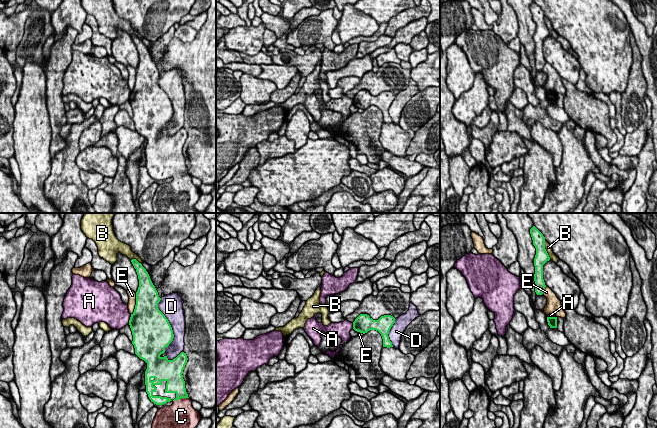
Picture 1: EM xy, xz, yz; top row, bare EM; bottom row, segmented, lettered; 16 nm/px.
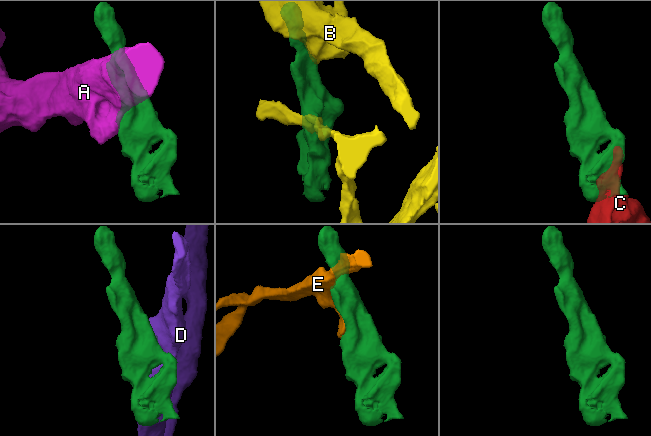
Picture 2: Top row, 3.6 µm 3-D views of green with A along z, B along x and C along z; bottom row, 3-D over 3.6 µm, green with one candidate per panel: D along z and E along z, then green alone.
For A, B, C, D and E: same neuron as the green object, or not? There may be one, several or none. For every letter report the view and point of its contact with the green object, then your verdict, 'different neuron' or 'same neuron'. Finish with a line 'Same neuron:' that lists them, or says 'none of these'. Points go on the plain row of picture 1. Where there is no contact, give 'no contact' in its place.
A: contact xy (130, 95); different neuron
B: contact yz (545, 25); different neuron
C: contact xy (180, 174); same neuron
D: contact xy (170, 101); different neuron
E: contact xy (136, 80); different neuron
Same neuron: C

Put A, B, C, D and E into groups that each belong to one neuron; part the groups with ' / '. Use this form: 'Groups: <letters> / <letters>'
Groups: A / B / C / D / E

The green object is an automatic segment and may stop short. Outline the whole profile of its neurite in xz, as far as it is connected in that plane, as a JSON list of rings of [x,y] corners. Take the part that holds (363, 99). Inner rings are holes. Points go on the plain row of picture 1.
[[[360,90],[353,98],[353,105],[360,109],[367,109],[370,106],[378,107],[383,115],[383,123],[393,123],[389,115],[389,107],[395,99],[395,94],[391,91],[381,92],[378,96],[373,96],[367,90]]]

